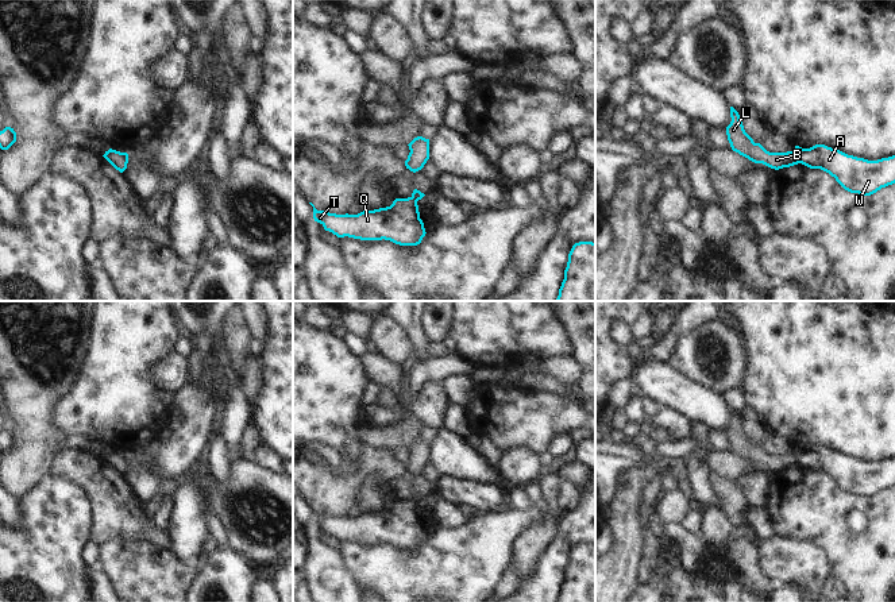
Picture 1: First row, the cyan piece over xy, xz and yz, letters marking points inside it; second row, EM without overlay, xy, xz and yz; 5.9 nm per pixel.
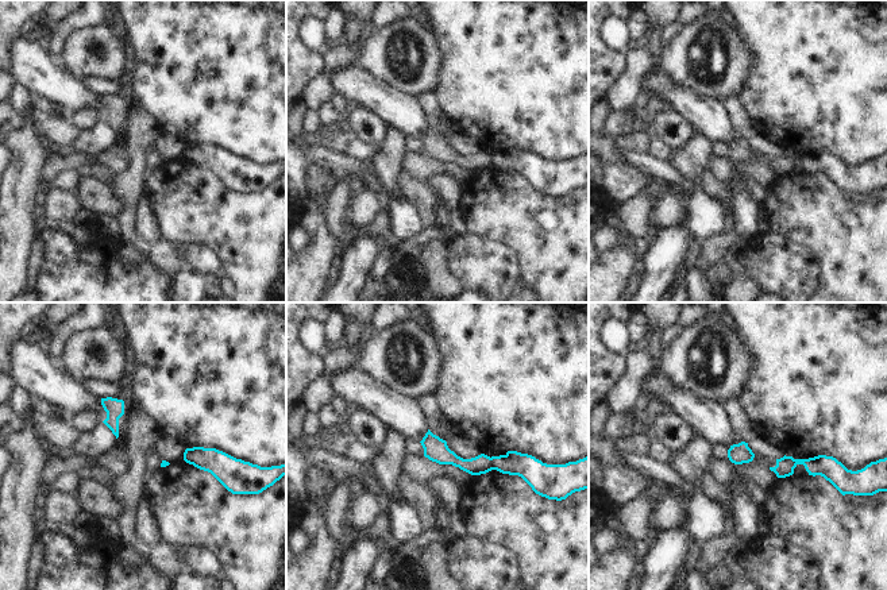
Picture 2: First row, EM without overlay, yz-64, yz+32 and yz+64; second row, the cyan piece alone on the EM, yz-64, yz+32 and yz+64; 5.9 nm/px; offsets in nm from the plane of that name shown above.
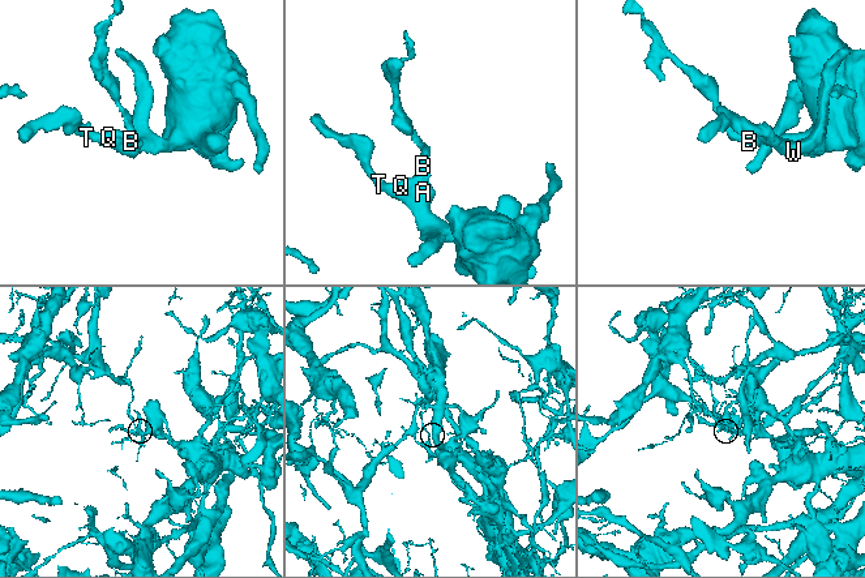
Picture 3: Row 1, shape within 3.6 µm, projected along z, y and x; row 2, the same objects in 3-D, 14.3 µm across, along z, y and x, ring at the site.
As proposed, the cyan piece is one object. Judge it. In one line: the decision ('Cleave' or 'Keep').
Cleave

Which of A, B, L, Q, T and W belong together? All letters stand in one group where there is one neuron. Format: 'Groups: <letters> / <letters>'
Groups: A Q T W / B L

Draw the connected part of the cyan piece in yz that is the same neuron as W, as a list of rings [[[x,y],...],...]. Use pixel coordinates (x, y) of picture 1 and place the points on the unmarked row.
[[[825,447],[810,451],[795,448],[799,466],[829,475],[848,494],[871,498],[895,486],[895,458],[868,463],[848,458]]]

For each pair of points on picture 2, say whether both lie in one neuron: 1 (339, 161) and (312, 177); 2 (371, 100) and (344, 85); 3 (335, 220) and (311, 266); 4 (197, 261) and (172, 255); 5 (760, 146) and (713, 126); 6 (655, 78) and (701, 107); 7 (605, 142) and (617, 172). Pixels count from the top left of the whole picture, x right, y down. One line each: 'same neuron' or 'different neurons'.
1: different neurons
2: same neuron
3: different neurons
4: same neuron
5: different neurons
6: same neuron
7: same neuron

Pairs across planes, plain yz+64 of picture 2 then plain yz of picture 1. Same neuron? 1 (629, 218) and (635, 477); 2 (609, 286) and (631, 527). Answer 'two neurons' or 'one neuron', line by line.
1: two neurons
2: one neuron

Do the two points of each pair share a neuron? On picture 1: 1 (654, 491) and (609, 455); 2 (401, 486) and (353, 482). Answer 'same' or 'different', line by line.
1: different
2: different

